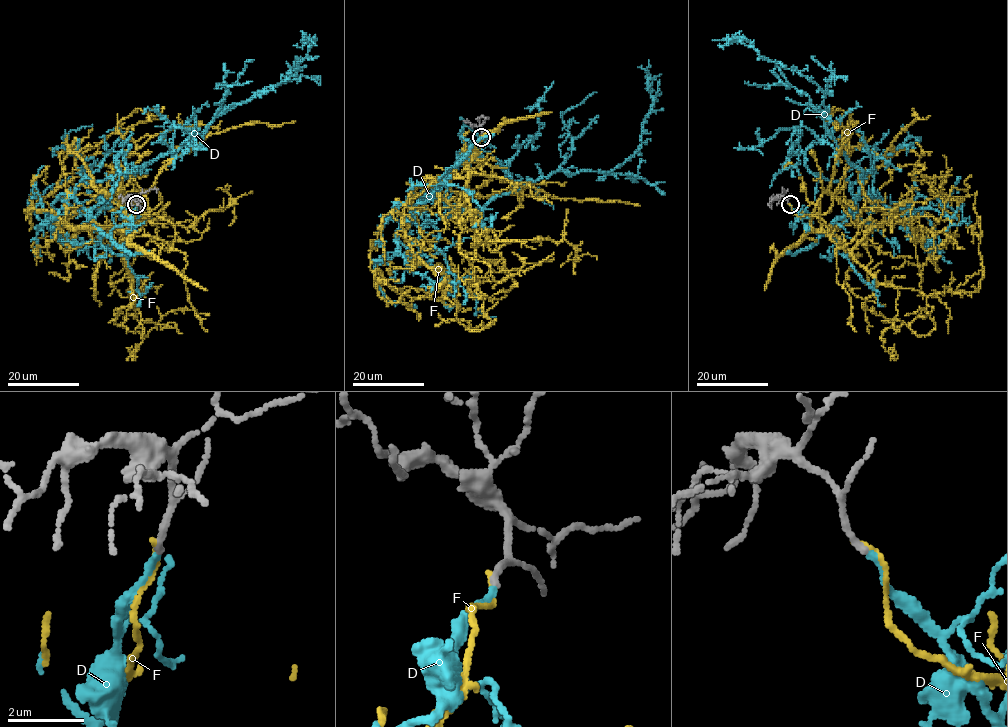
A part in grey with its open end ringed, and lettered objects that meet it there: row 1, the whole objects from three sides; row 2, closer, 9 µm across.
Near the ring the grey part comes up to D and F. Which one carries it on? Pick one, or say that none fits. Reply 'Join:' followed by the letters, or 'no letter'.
Join: D

